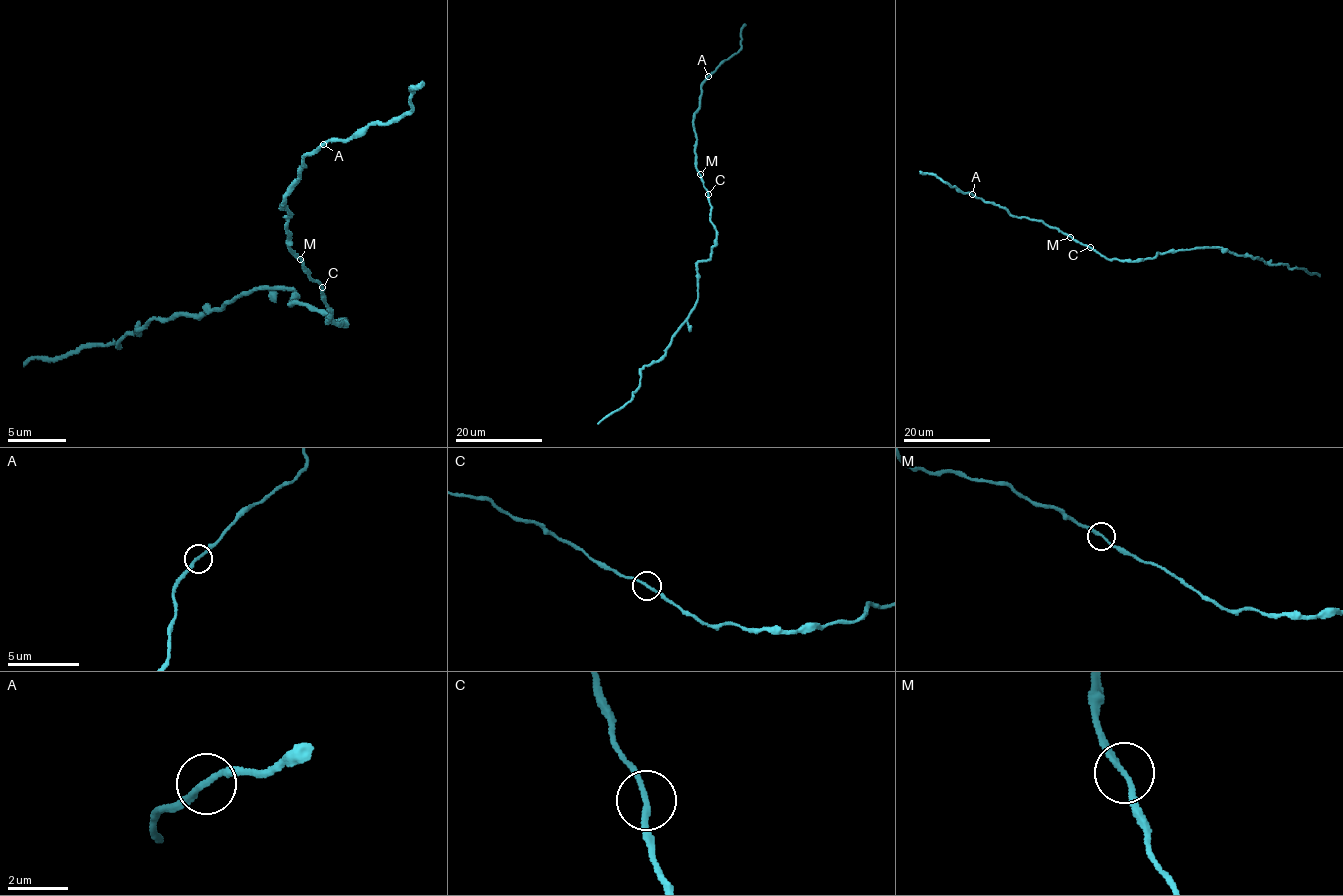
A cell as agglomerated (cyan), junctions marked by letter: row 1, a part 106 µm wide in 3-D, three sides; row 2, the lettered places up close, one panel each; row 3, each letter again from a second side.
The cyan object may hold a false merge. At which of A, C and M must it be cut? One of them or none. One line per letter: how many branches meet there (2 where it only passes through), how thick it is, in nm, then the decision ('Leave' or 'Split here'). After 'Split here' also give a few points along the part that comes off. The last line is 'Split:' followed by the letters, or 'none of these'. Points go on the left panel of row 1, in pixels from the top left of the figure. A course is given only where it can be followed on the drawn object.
A: Branches: 2. Thickness 200 nm. Leave
C: Branches: 2. Thickness 190 nm. Split here. Course of the part to remove: (323, 288), (329, 320), (344, 323), (291, 303), (294, 291), (256, 288), (24, 367)
M: Branches: 2. Thickness 190 nm. Leave
Split: C

